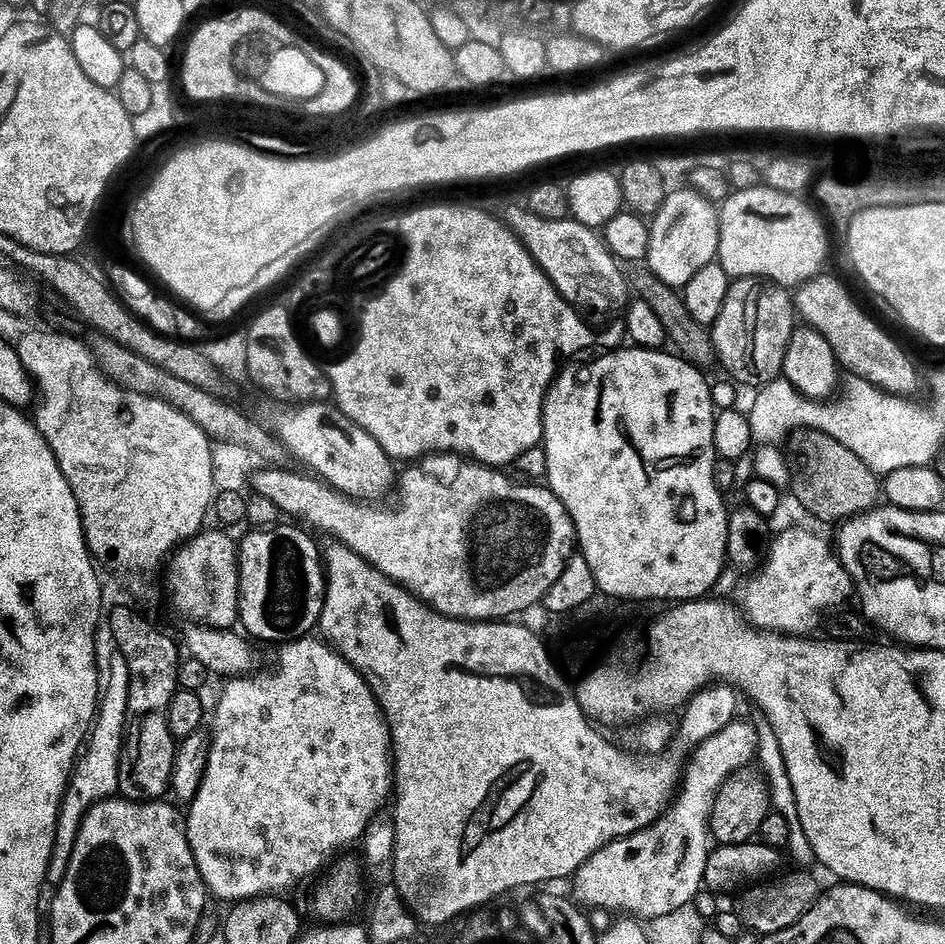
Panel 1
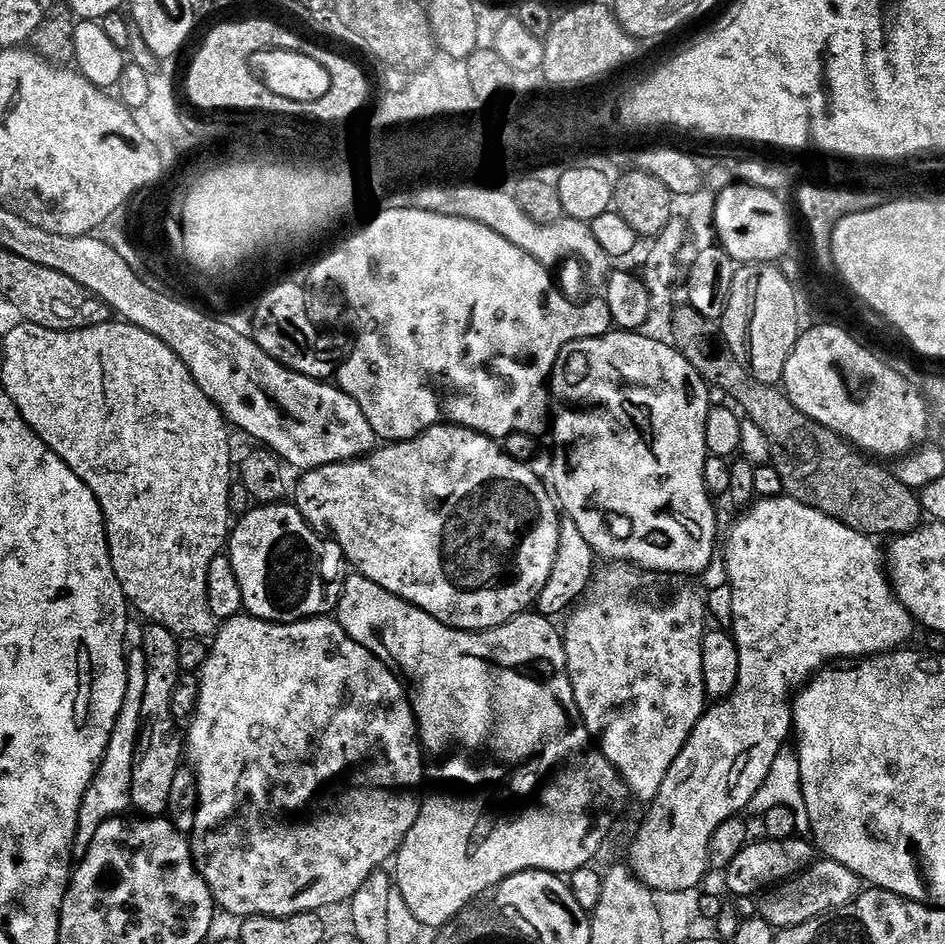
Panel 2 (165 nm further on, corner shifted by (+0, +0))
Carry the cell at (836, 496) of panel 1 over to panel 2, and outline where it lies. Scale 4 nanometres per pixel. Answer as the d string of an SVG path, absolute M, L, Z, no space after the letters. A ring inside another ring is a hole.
M689 306L683 308L672 324L673 338L671 339L674 341L675 348L684 355L686 362L690 362L690 366L694 366L694 370L698 370L698 374L709 386L715 391L717 388L718 391L725 392L733 400L731 403L743 413L747 420L754 422L762 430L771 448L771 467L776 468L778 478L782 478L785 496L813 507L814 510L821 511L830 518L837 519L851 530L873 538L905 536L908 532L914 532L921 527L920 497L898 479L895 471L887 472L883 468L885 467L883 463L865 458L844 439L841 433L833 432L831 428L822 426L816 420L811 420L806 414L799 412L779 387L769 386L755 380L751 371L728 349L721 325L717 321L706 319L694 308Z

